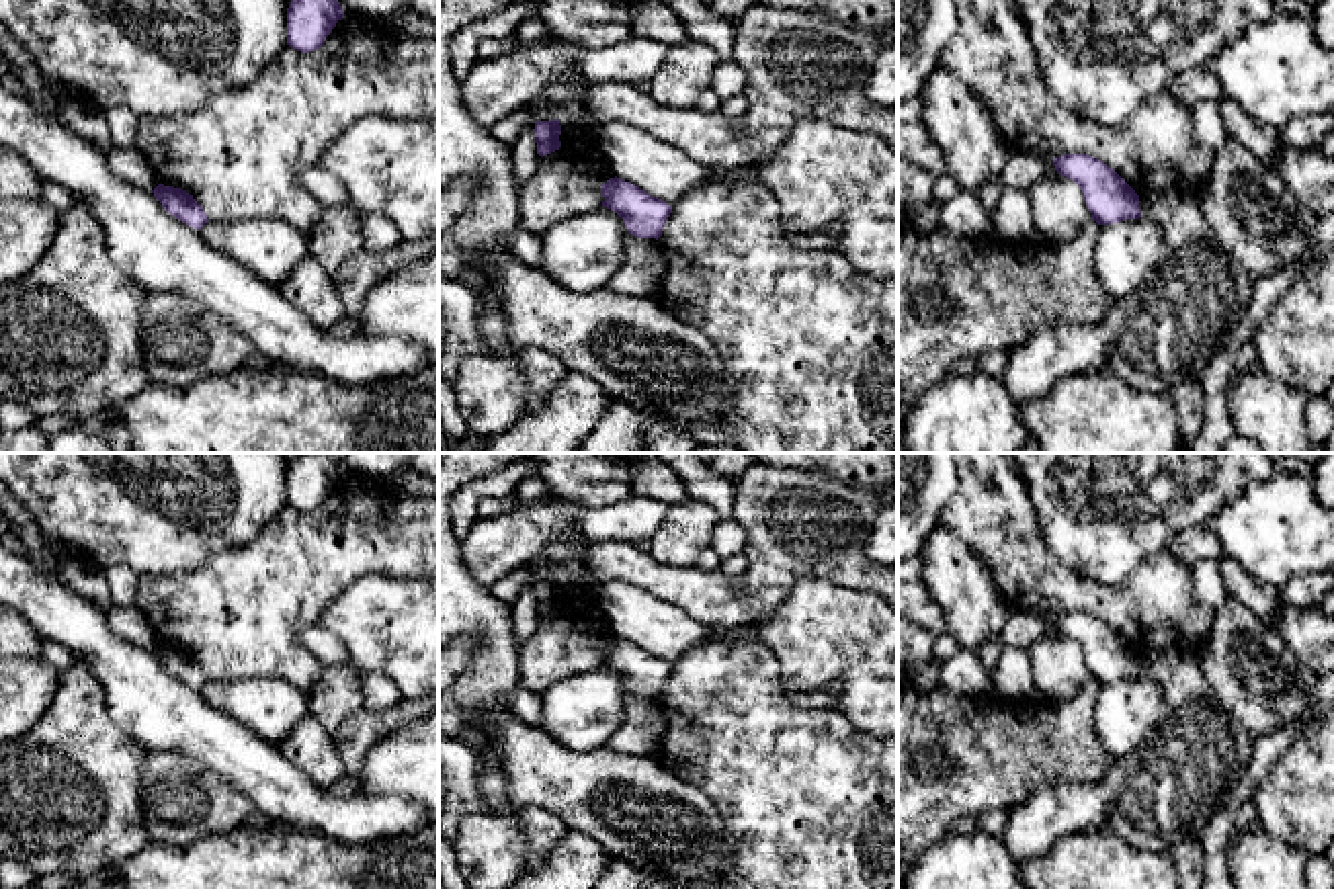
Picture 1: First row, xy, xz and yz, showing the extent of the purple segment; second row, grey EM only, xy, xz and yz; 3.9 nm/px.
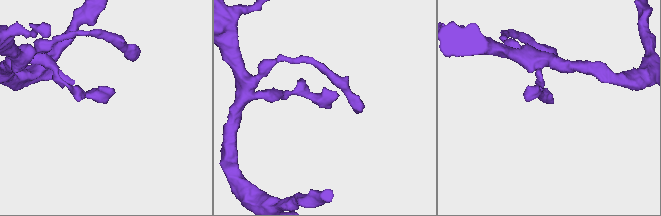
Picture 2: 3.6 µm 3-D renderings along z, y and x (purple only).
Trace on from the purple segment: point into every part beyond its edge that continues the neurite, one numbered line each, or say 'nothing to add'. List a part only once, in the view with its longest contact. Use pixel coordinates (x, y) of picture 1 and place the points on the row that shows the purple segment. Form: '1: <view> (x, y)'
nothing to add

